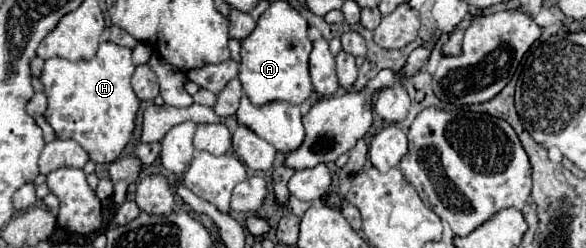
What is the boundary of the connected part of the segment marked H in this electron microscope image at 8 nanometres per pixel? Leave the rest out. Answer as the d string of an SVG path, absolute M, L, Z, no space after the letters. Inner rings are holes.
M113 41L101 43L95 57L89 61L69 61L63 57L47 59L39 75L47 97L47 111L43 115L57 139L77 141L95 163L117 161L133 135L139 111L139 99L131 89L133 71L131 49Z

